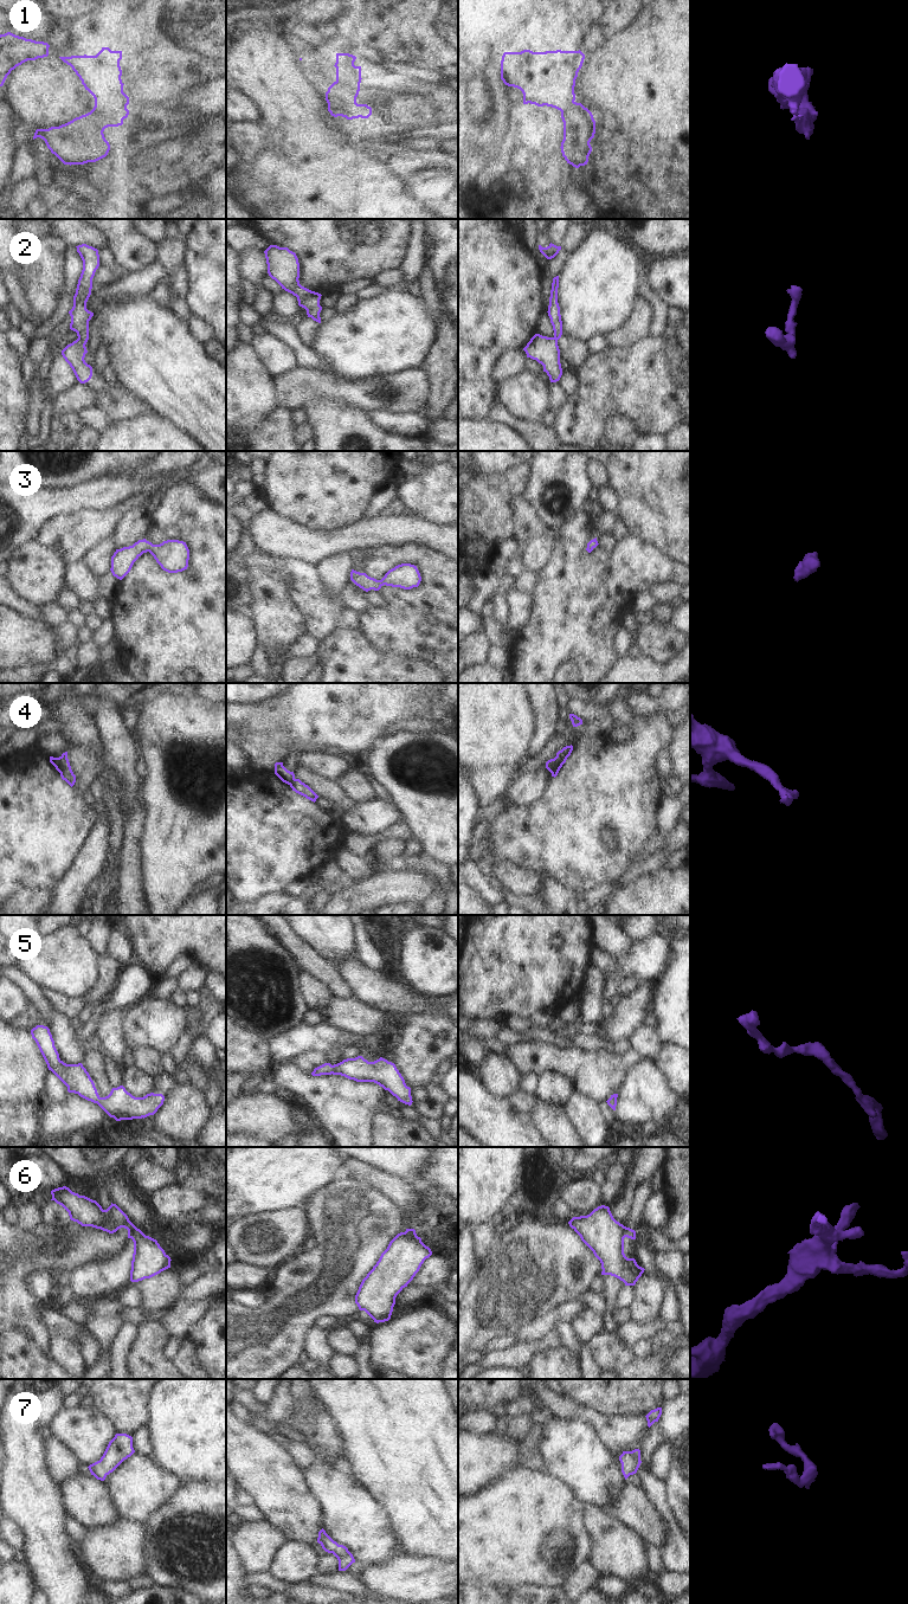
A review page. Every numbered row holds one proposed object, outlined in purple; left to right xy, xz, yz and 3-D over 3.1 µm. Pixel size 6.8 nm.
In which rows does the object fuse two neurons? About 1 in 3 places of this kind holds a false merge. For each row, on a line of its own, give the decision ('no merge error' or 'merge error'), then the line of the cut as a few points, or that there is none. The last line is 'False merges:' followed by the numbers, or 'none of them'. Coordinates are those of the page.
1: merge error | xy (122, 91), (122, 98), (113, 107), (95, 107)
2: no merge error | no cut
3: no merge error | no cut
4: merge error | xy (58, 758), (59, 772)
5: no merge error | no cut
6: merge error | yz (625, 1226), (624, 1237)
7: no merge error | no cut
False merges: 1, 4, 6

